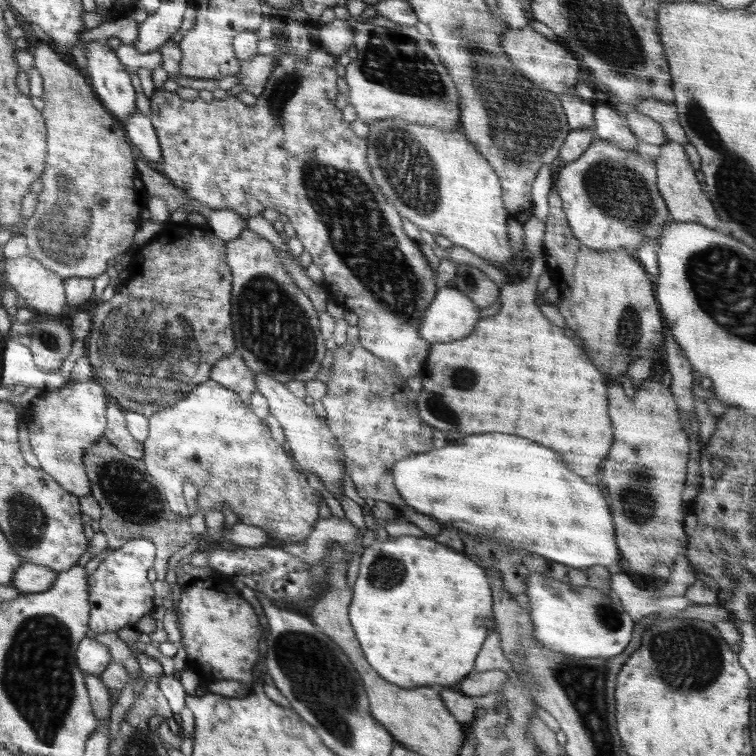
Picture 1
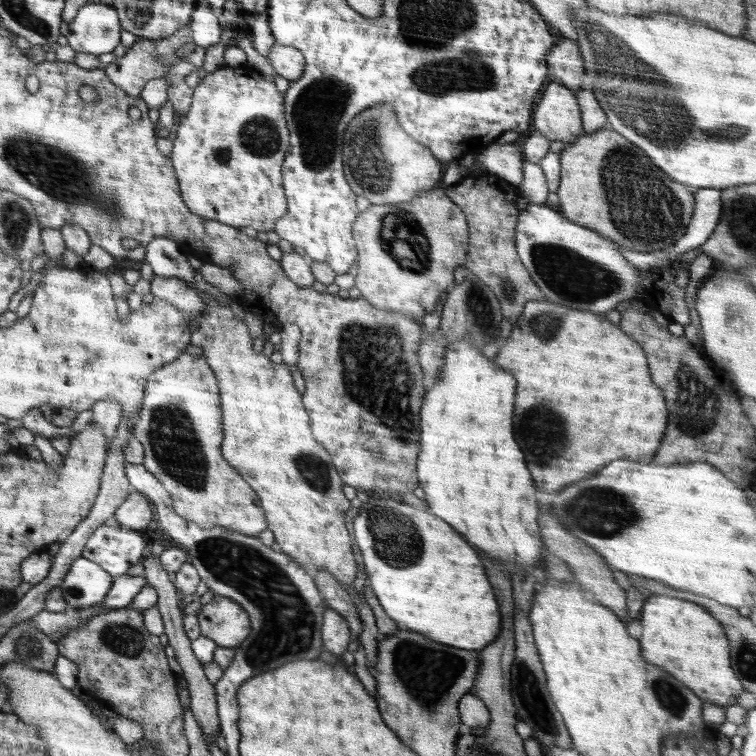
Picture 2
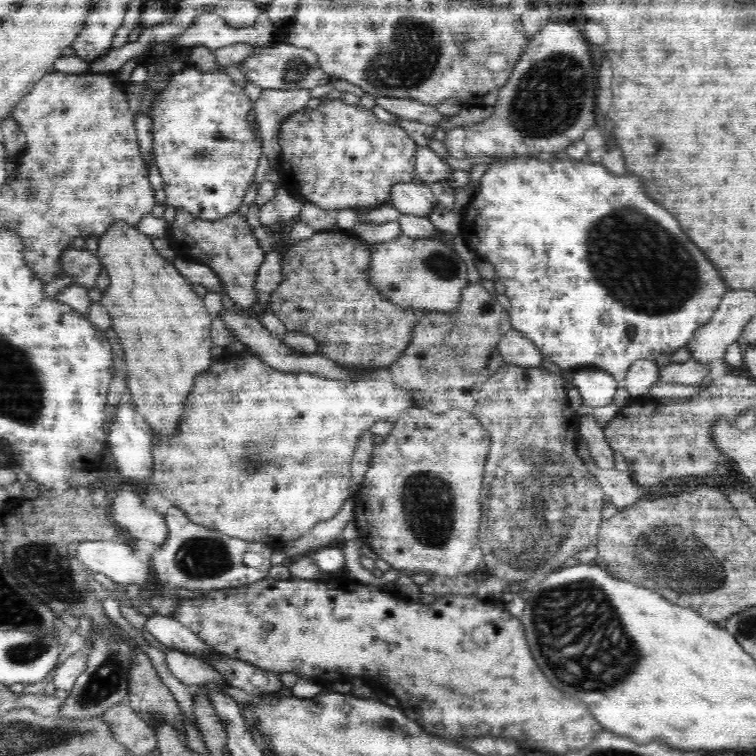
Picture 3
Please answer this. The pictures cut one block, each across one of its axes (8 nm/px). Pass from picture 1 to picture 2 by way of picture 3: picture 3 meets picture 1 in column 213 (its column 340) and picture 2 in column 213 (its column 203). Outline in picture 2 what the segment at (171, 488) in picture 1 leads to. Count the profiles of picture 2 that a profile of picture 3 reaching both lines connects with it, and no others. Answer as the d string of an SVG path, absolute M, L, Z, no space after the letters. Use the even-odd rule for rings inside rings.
M186 349L176 360L154 371L148 377L141 412L137 424L132 428L132 433L143 447L141 466L154 475L172 495L174 511L181 518L201 528L223 527L245 536L258 536L267 529L267 519L258 495L239 472L226 463L221 454L222 412L218 394L217 378L206 360L193 357Z

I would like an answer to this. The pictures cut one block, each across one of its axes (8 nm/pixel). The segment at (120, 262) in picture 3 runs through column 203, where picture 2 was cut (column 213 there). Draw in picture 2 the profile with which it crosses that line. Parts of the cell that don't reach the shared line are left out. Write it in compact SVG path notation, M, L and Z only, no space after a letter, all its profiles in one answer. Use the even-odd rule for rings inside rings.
M202 293L198 295L207 307L202 315L188 317L186 321L191 330L191 344L204 350L202 357L217 378L224 426L222 457L258 495L267 519L267 528L274 533L275 542L282 553L302 567L326 569L340 583L352 585L357 575L357 564L351 548L352 536L345 526L345 513L354 503L344 496L338 471L330 462L328 452L314 438L308 412L303 406L302 395L295 388L290 368L284 363L272 363L268 352L252 349L253 338L250 337L248 326L243 318L234 315L229 305L214 303Z

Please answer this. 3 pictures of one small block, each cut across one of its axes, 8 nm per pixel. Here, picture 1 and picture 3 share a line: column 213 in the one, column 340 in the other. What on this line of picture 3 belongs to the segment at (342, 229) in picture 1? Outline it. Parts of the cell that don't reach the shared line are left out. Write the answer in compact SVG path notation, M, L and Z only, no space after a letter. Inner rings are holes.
M334 99L316 109L292 112L277 123L280 159L275 162L281 185L301 196L305 202L320 205L324 210L370 208L389 202L394 184L411 181L415 175L414 153L417 144L400 125L380 122L372 113L358 105Z

